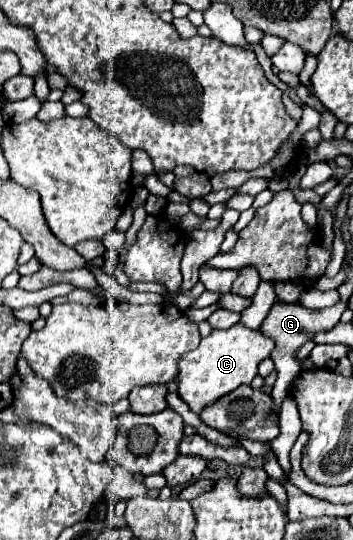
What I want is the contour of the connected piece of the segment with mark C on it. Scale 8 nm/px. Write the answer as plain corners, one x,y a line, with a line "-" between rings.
242,322
234,324
228,330
212,330
206,338
200,340
196,350
182,356
178,374
178,394
190,406
190,410
200,414
204,406
230,394
240,384
250,384
258,374
258,364
268,358
272,350
274,342
268,336
244,326

